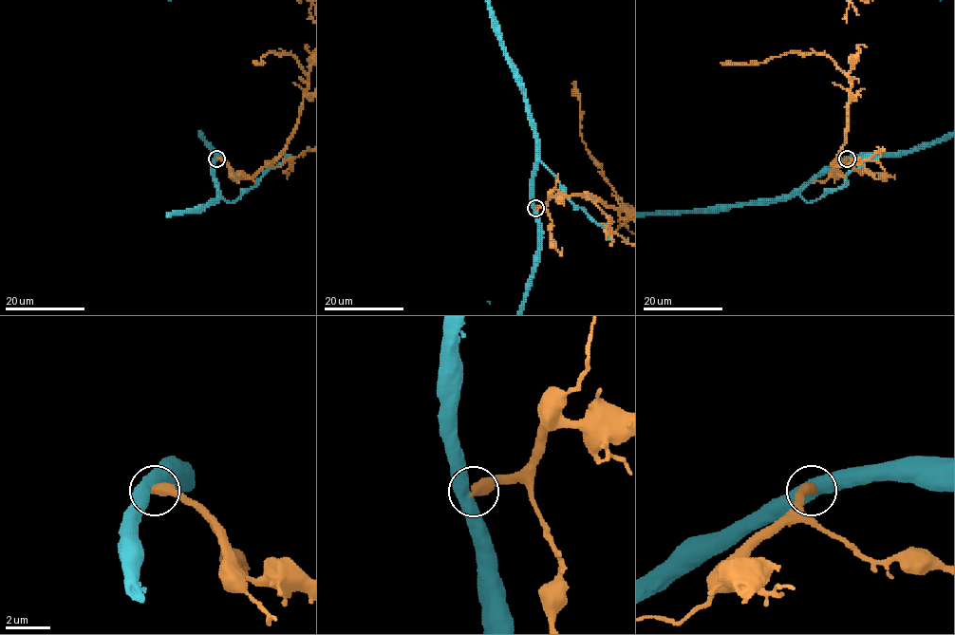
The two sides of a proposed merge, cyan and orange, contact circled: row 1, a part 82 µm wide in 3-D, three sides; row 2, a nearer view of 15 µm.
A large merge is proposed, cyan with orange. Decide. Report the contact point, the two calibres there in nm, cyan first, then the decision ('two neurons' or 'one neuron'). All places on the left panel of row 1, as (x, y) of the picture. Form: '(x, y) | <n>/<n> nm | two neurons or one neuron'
(216, 158) | 550/500 nm | two neurons

